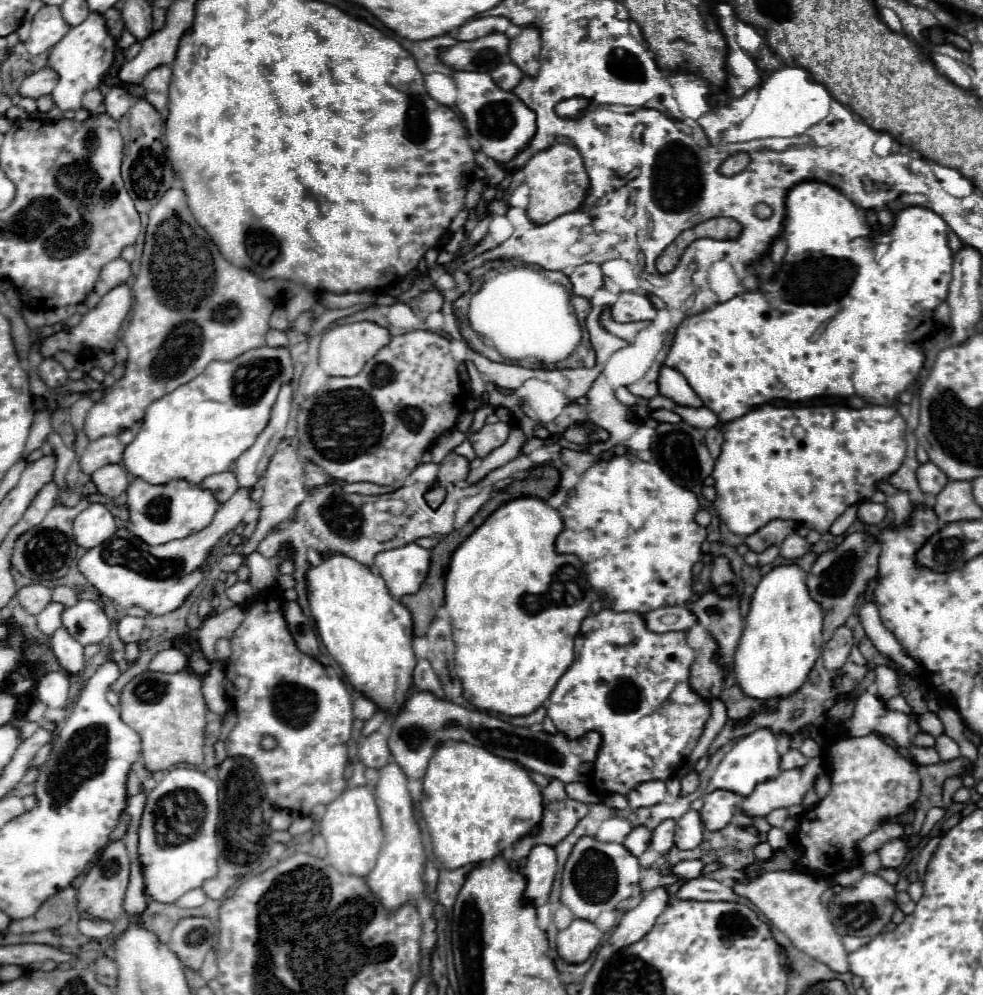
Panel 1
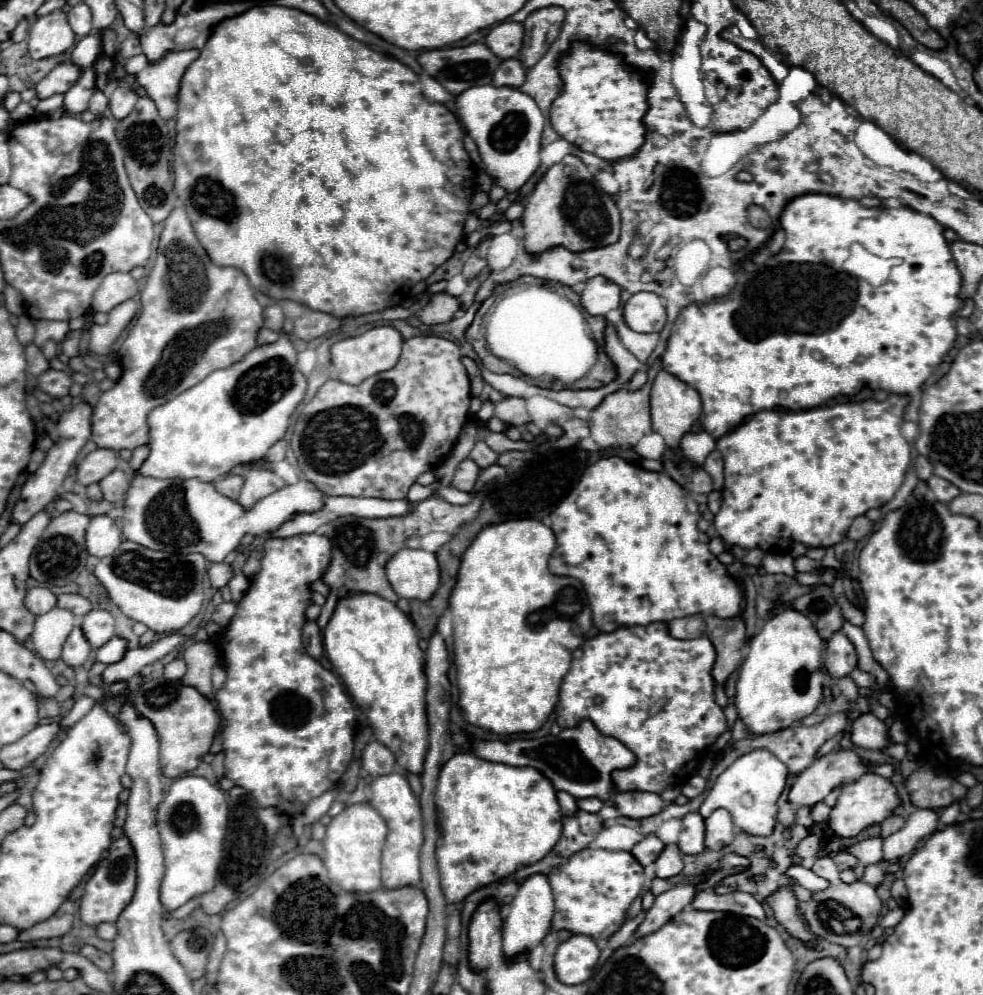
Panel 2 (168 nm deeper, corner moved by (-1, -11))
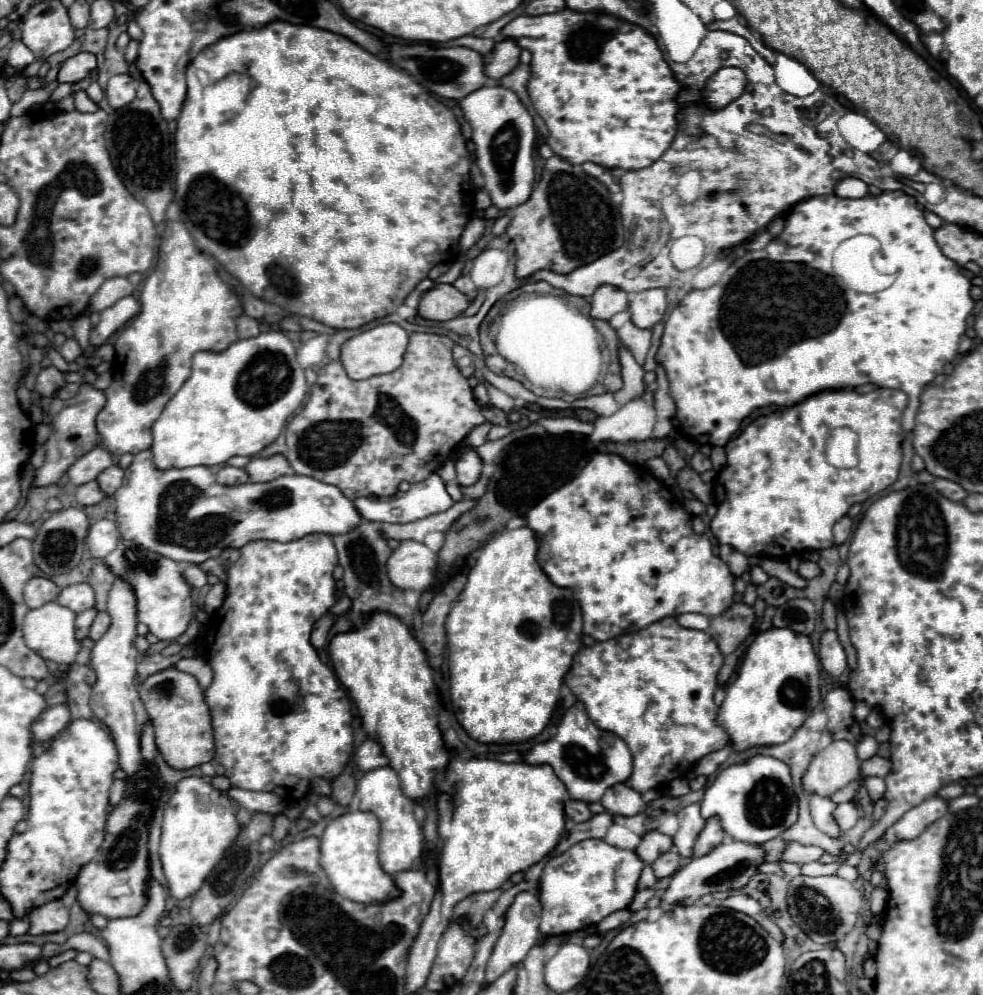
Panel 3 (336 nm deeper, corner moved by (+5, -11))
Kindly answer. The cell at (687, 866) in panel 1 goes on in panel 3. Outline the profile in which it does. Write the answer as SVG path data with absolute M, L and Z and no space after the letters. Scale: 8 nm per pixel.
M641 889L641 891L633 897L633 901L631 901L631 905L629 905L629 911L635 913L635 911L643 909L645 903L647 903L651 897L655 897L655 891L653 891L653 889Z

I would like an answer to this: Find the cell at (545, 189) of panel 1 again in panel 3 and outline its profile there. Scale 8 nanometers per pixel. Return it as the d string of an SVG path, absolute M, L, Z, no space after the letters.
M557 155L547 159L531 199L511 211L511 223L505 235L515 247L517 279L527 279L539 269L567 275L619 249L625 241L621 215L619 209L613 207L607 187L587 175L579 165L573 167Z

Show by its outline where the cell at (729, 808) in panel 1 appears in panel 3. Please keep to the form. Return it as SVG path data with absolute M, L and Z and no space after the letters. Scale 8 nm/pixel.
M717 817L707 819L707 825L705 825L705 829L699 833L697 843L695 843L695 847L693 847L693 857L703 857L703 855L707 855L713 847L717 847L719 843L723 843L723 839L725 839L725 831L721 829L721 823L717 821Z

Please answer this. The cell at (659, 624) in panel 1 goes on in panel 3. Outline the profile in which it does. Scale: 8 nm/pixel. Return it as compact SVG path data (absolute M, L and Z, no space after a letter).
M685 613L685 615L679 615L677 621L687 629L705 631L709 627L709 619L705 615L701 615L701 613Z

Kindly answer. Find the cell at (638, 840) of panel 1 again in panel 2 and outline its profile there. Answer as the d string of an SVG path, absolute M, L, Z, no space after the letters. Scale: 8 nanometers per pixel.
M645 835L633 849L631 849L631 855L641 863L641 865L649 865L653 863L659 853L663 851L665 843L661 843L655 835Z

